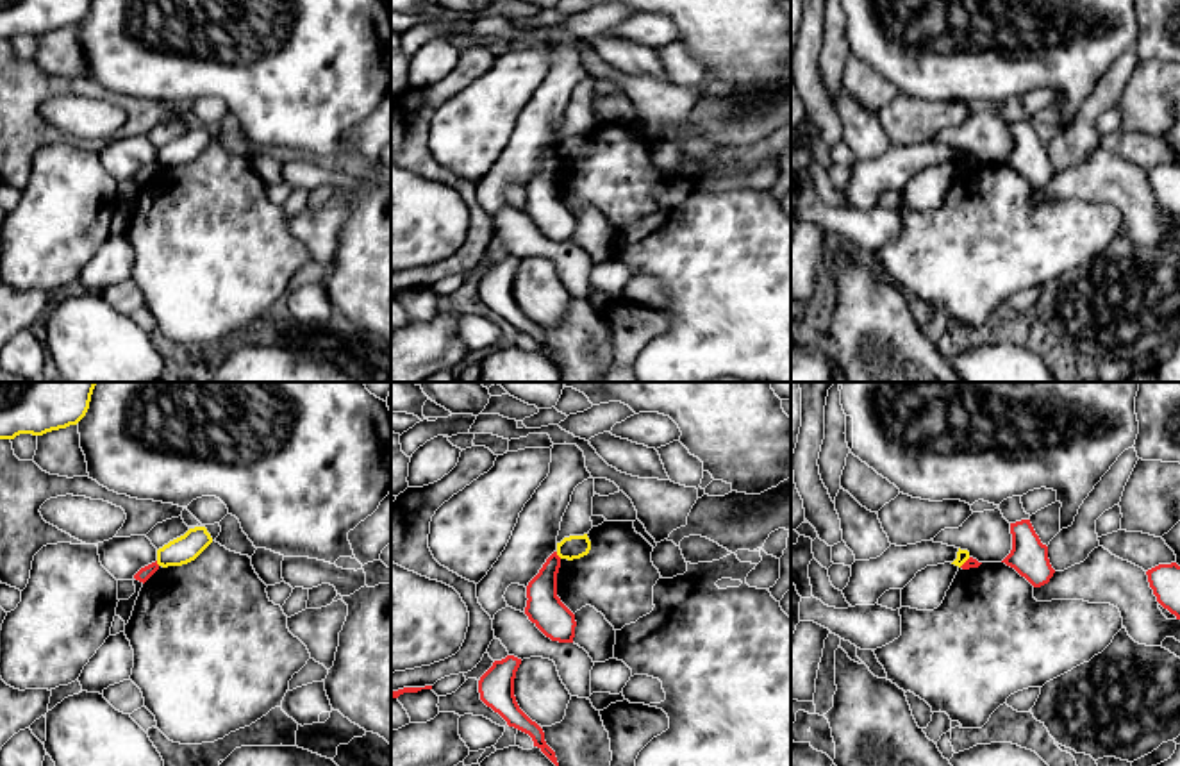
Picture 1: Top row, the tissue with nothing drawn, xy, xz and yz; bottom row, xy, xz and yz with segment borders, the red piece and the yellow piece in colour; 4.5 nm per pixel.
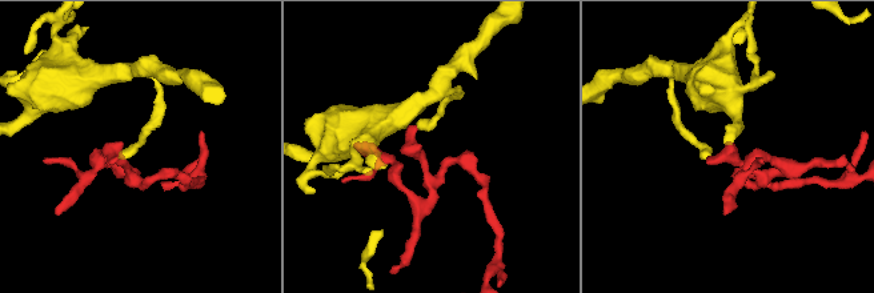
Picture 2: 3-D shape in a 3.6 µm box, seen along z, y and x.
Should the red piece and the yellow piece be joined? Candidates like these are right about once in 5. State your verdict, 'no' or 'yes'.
no

